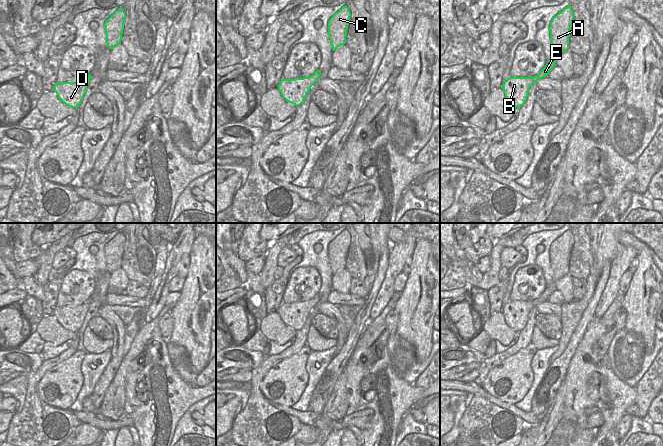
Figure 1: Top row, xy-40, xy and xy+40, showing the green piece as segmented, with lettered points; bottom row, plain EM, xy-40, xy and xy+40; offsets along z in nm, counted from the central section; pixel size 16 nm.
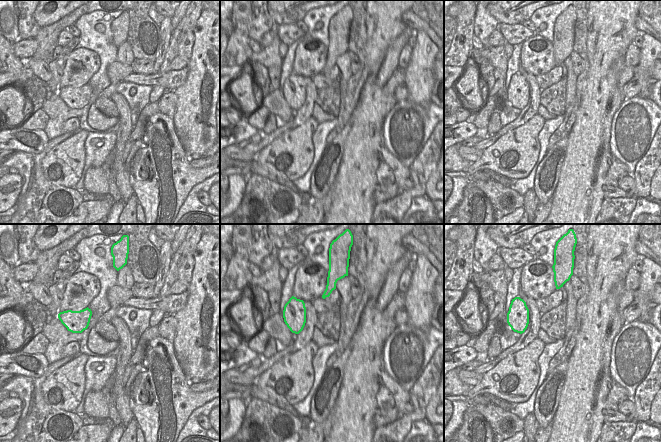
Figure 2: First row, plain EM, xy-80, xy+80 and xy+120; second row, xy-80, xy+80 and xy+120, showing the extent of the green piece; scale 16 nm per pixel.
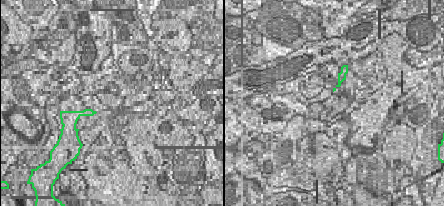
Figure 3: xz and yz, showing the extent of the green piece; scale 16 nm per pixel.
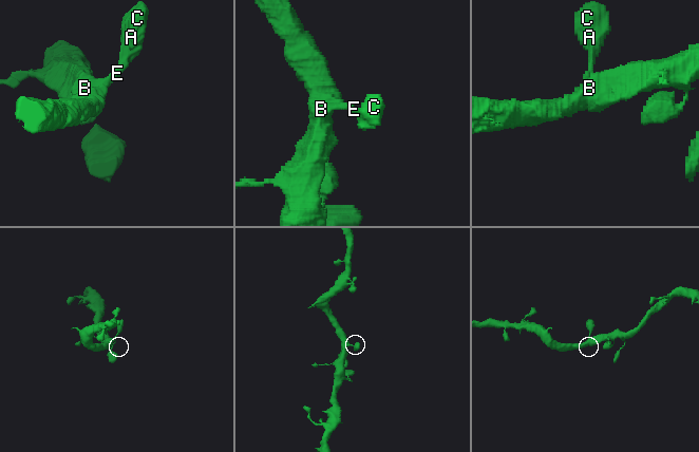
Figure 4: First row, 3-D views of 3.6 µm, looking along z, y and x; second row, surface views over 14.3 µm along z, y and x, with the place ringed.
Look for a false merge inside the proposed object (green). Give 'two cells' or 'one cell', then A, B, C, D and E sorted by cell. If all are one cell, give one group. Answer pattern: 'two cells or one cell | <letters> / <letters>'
one cell | A B C D E

